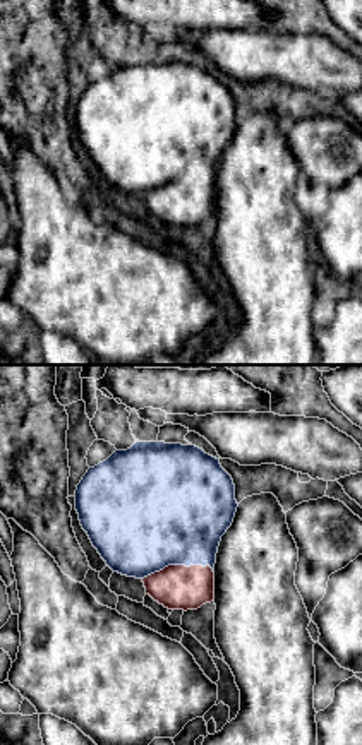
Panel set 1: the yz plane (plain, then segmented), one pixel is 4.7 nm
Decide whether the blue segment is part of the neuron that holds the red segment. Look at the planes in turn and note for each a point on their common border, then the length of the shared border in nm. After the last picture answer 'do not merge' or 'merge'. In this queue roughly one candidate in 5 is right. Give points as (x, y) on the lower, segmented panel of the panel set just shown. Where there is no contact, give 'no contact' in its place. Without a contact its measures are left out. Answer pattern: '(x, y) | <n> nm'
(177, 566) | 340 nm

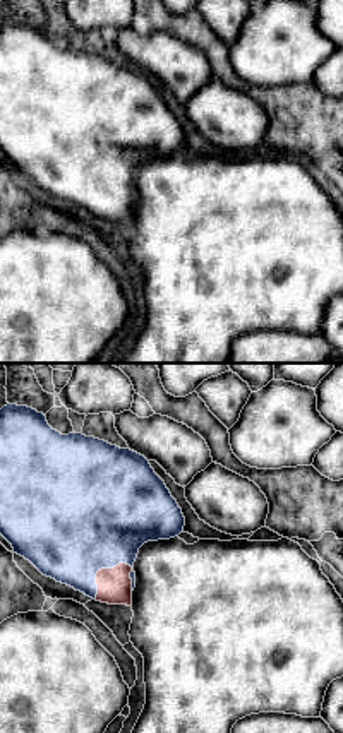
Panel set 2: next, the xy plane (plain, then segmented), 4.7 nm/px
(102, 569) | 240 nm

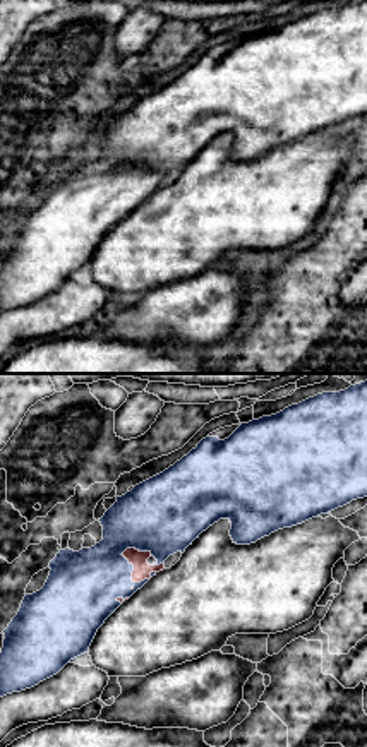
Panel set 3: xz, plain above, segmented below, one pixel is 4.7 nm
(134, 569) | 200 nm

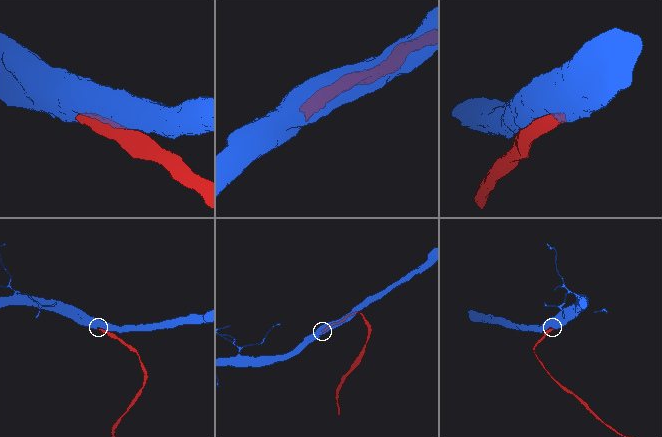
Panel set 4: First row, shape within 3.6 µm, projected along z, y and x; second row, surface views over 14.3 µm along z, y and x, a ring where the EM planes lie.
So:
merge

